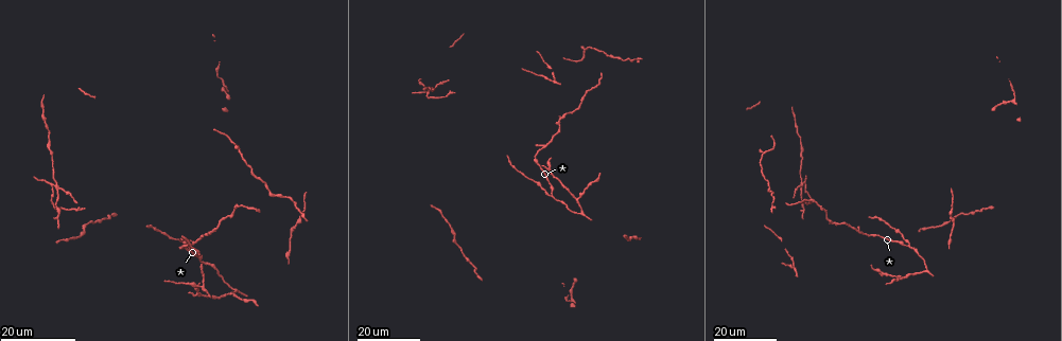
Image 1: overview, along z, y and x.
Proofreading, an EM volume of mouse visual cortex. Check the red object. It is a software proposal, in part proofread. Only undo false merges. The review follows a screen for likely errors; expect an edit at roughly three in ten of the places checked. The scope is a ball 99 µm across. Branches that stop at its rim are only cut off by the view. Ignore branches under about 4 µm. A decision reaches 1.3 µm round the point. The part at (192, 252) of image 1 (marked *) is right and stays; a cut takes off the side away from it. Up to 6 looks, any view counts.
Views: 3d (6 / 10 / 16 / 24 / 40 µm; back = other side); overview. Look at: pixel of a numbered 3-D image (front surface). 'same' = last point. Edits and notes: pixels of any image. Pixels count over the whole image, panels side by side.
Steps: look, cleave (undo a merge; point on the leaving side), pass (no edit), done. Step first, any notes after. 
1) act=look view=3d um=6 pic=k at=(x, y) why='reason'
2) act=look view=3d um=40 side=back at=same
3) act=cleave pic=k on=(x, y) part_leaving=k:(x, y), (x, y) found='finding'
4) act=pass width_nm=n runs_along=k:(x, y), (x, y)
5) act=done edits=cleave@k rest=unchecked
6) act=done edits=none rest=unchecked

act=look view=3d um=24 pic=1 at=(550, 197) why='arms part here'

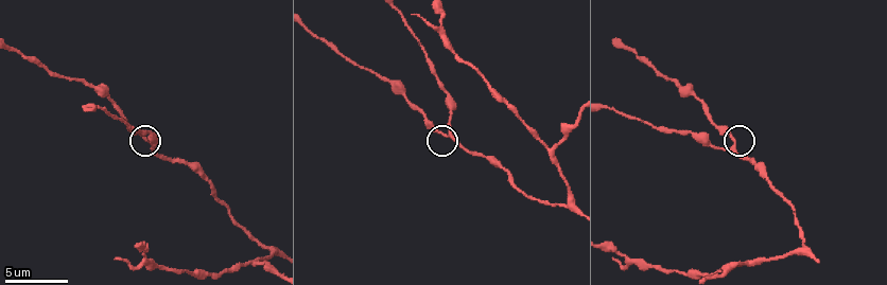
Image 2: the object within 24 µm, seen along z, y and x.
act=look view=3d um=6 pic=2 at=(448, 136)

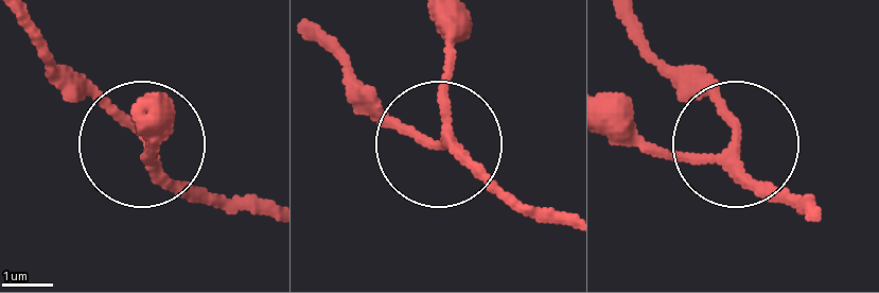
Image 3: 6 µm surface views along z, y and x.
act=look view=3d um=6 side=back pic=3 at=(446, 138) why='from behind'

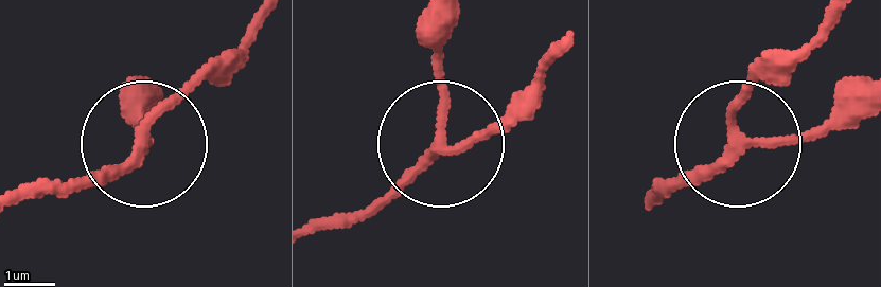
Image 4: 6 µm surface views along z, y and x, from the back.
act=pass width_nm=200 runs_along=4:(860, 93), (797, 136), (746, 144), (734, 119), (755, 59) found='continuous, no second cell'

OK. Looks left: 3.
act=look view=3d um=16 pic=2 at=(252, 262) why='three arms meet'

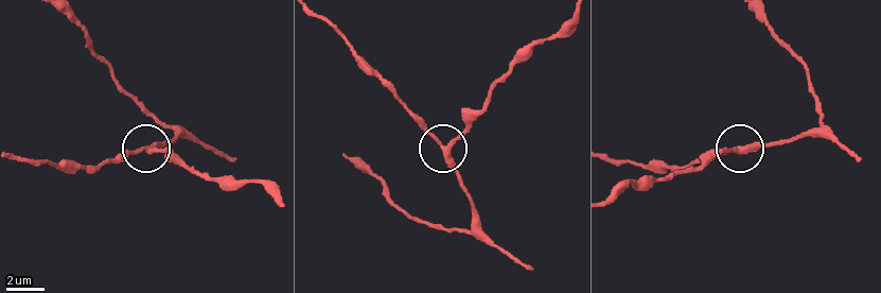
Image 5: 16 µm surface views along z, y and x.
act=pass width_nm=250 runs_along=5:(755, 17), (806, 69), (822, 123), (783, 140), (709, 155) found='one cell here'

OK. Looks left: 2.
act=look view=3d um=16 pic=1 at=(298, 222)

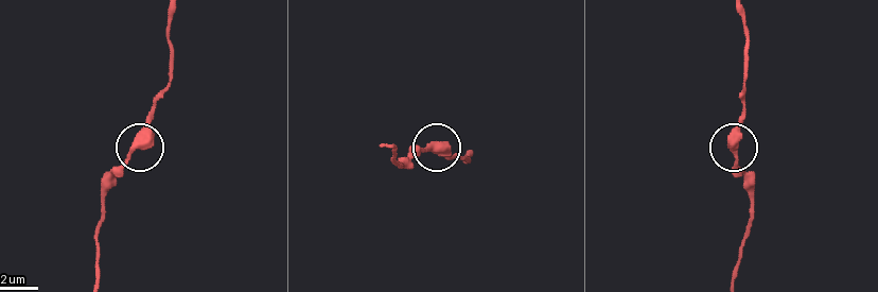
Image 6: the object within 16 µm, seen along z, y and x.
act=look view=3d um=10 pic=6 at=(426, 150)

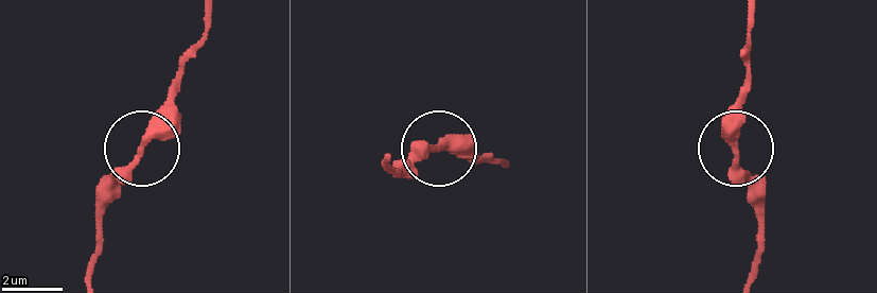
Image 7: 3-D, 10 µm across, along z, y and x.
act=pass found='continuous, no second cell'

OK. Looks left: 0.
act=done edits=none rest=unchecked

